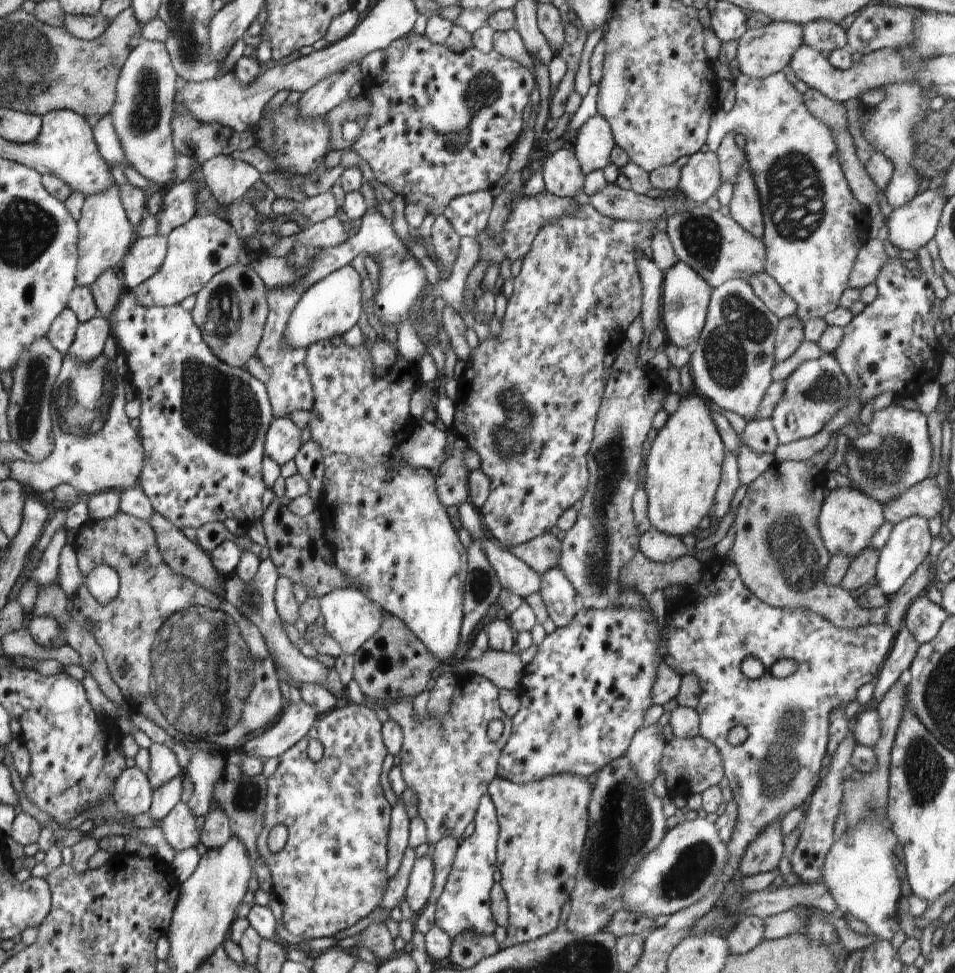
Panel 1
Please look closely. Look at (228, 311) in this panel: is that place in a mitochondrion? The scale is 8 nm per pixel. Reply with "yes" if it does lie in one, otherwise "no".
yes

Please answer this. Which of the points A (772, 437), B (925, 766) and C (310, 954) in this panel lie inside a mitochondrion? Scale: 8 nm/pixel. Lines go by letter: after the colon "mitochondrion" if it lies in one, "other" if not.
A: other
B: mitochondrion
C: other

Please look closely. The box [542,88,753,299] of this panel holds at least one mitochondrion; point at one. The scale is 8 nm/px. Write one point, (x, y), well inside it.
(701, 237)

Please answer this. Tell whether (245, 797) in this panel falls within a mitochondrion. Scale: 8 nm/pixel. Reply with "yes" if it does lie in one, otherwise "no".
yes

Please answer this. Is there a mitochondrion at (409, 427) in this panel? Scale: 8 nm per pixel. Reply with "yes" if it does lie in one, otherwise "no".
no

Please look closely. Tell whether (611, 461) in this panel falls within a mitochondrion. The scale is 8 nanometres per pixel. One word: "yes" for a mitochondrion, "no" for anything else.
yes

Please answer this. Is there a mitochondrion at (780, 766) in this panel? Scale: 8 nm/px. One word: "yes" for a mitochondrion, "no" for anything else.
yes

